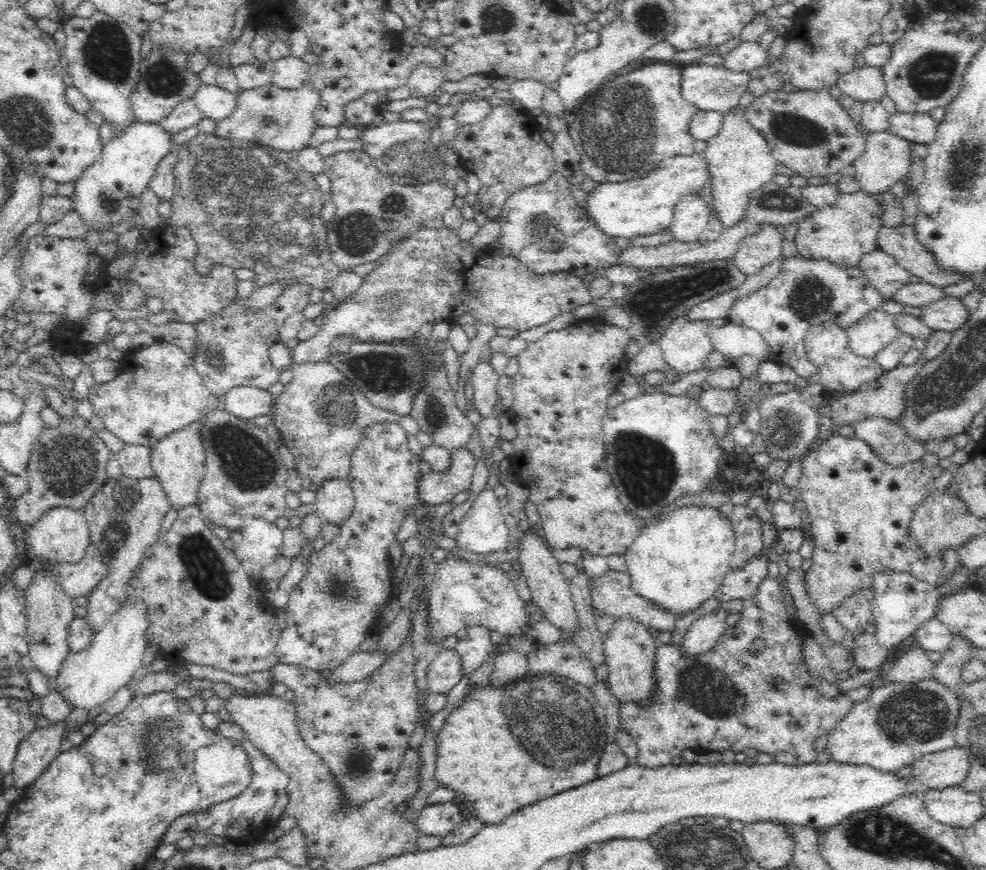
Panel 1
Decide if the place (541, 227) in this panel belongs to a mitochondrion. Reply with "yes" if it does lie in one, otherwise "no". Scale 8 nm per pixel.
yes

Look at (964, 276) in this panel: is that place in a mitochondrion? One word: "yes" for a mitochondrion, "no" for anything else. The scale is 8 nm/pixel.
no

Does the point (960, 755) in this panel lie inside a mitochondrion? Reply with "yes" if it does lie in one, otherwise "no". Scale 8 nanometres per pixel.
yes

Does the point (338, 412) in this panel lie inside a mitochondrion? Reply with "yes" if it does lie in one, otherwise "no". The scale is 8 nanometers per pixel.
yes

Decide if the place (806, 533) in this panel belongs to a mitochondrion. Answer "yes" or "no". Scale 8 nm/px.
no

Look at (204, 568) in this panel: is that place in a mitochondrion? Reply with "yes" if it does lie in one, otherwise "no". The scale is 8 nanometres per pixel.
yes

